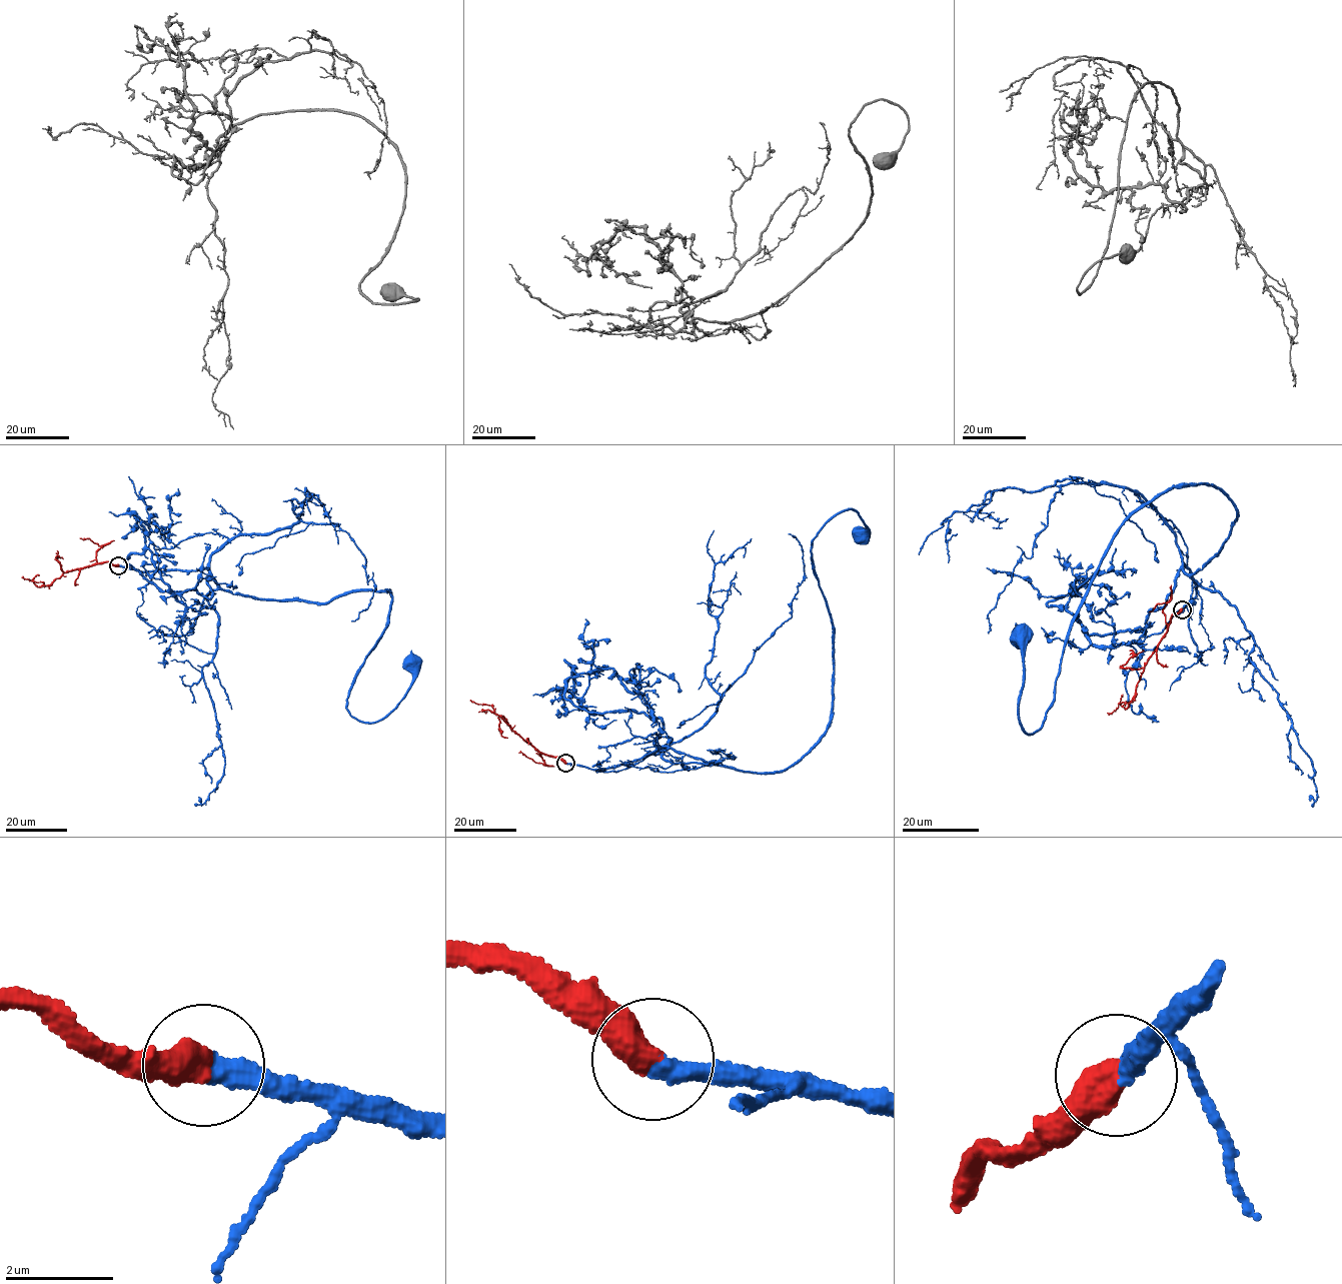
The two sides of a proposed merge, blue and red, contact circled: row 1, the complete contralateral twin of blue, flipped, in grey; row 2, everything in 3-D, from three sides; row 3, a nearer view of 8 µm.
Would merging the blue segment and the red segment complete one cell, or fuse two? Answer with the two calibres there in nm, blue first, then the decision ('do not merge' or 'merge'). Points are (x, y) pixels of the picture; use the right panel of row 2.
400 nm thick on the blue side, 550 nm on the other; merge

